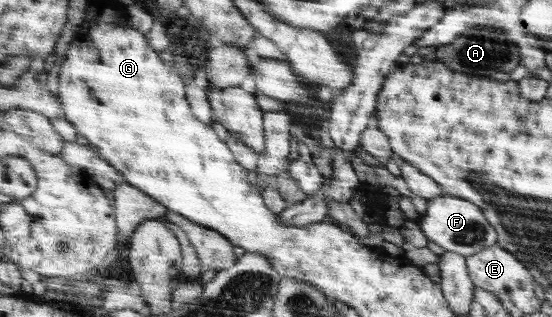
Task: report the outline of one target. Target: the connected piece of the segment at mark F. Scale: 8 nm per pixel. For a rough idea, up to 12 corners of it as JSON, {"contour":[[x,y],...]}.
{"contour":[[429,199],[416,220],[427,242],[465,258],[499,240],[481,208]]}

